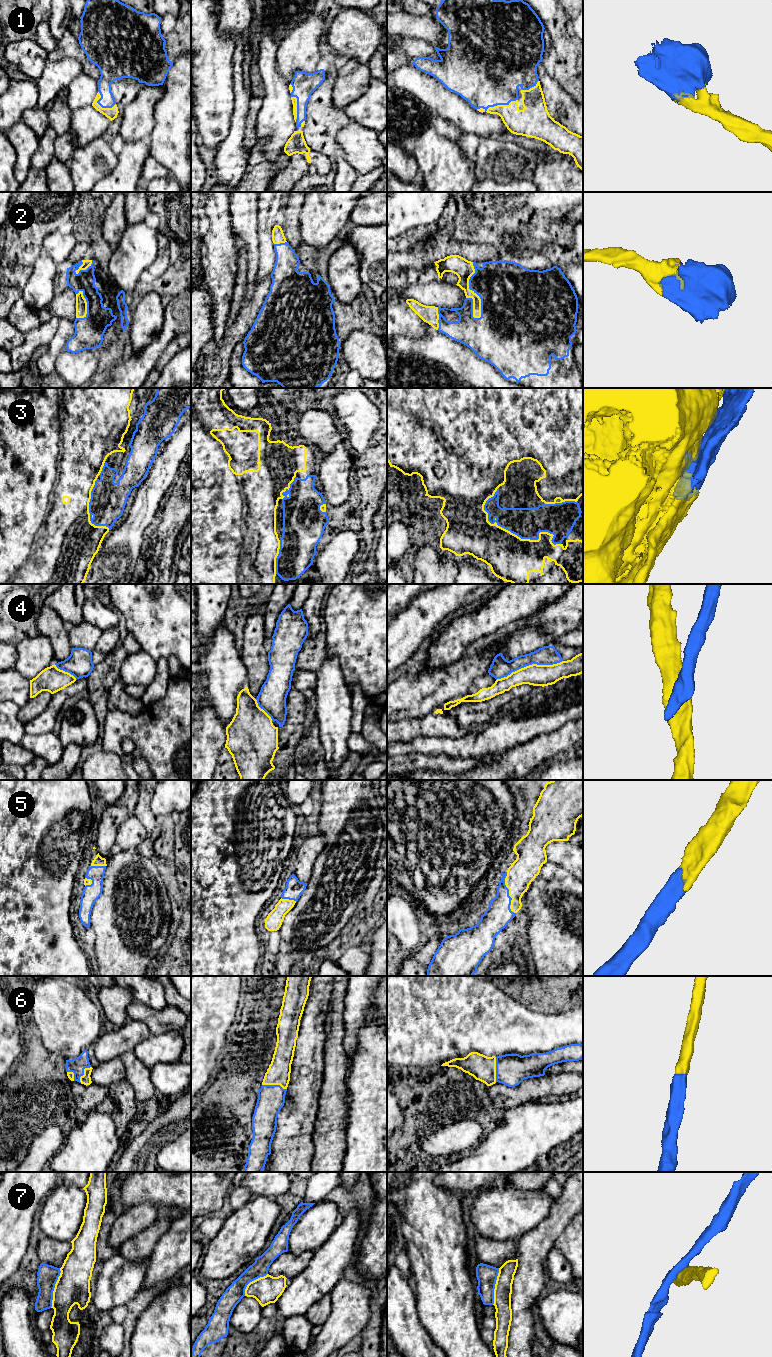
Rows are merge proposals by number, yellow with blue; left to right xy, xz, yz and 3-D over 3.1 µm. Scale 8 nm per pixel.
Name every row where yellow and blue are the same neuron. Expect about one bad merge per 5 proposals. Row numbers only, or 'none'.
1, 2, 5, 6

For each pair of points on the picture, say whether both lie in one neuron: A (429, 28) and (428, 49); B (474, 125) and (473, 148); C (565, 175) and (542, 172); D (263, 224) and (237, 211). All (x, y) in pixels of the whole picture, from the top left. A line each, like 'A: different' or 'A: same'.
A: different
B: different
C: same
D: different

